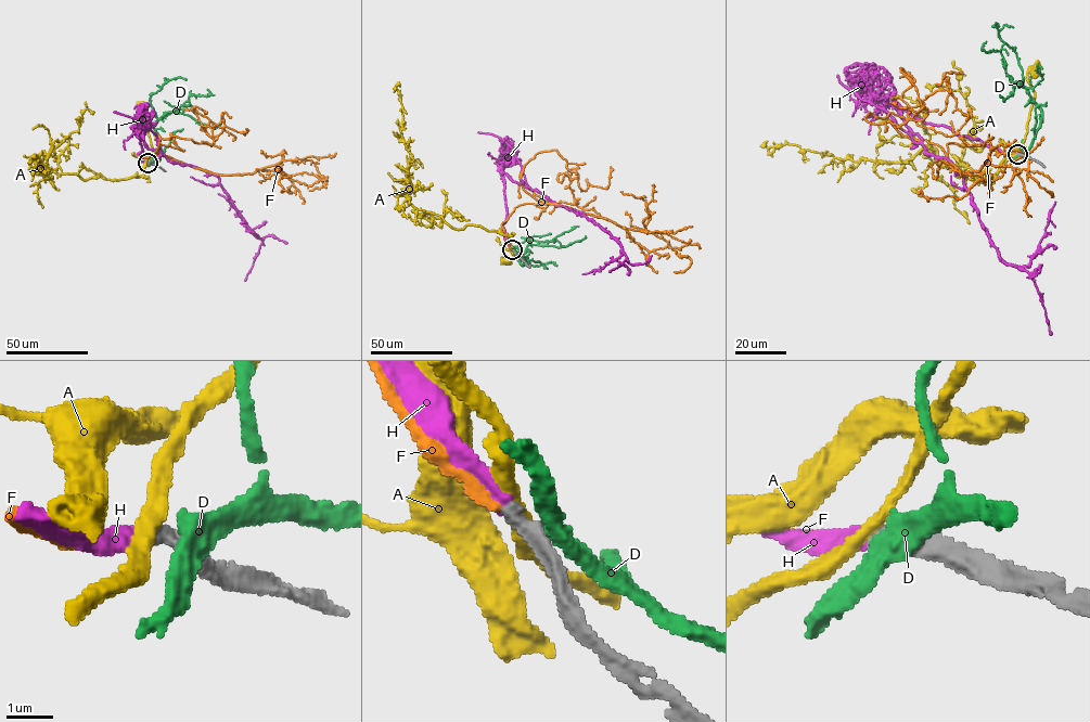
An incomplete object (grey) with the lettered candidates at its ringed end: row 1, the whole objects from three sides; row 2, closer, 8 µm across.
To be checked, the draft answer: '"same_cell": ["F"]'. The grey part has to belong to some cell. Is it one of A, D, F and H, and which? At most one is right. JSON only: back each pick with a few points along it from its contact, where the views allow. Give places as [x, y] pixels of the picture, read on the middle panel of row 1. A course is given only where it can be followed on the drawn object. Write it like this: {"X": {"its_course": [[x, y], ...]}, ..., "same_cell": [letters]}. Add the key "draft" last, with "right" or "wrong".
{"H": {"its_course": [[512, 249], [502, 226], [507, 216], [503, 172], [580, 211], [617, 242], [622, 255], [582, 274]]}, "same_cell": ["H"], "draft": "wrong"}

